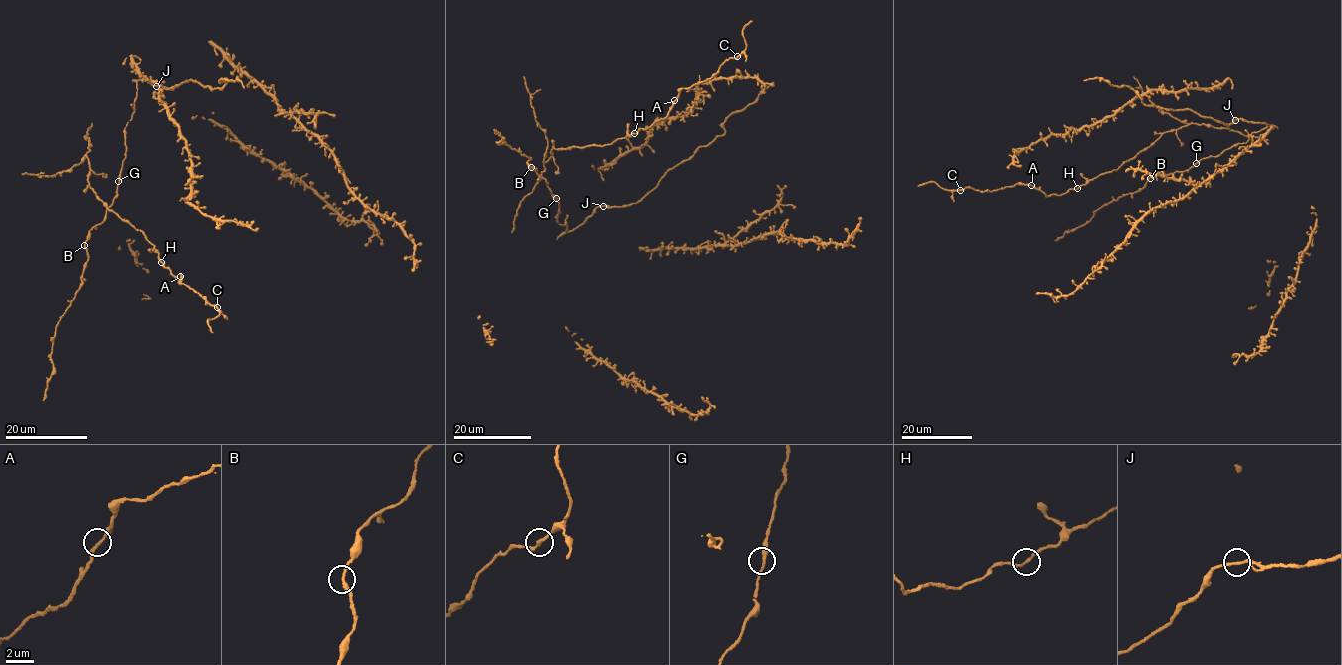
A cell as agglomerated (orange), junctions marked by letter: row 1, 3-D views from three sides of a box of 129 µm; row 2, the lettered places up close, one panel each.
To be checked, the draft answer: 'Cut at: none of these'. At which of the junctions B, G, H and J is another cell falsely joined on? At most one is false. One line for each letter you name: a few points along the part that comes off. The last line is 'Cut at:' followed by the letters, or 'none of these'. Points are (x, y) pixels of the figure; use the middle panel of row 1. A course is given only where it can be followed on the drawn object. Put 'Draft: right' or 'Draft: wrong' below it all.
Cut at: none of these
Draft: right

